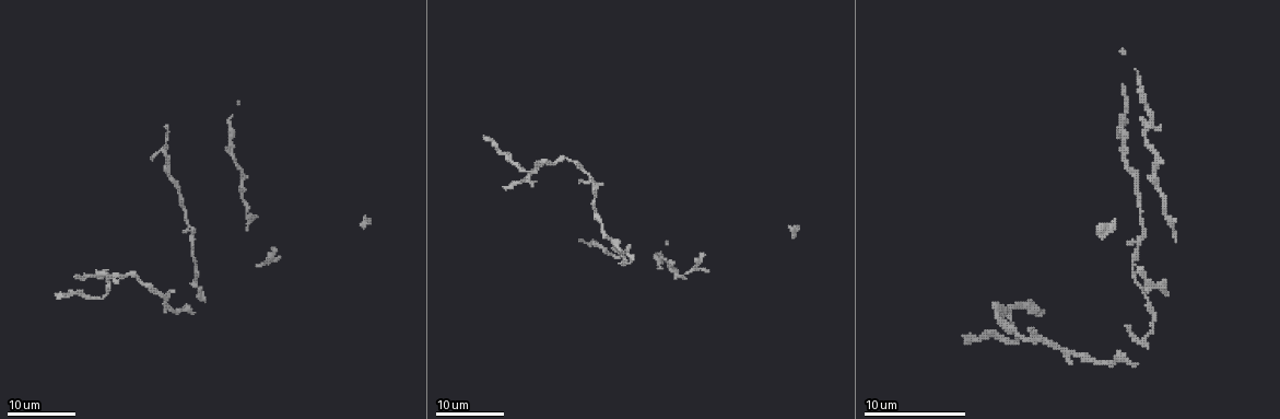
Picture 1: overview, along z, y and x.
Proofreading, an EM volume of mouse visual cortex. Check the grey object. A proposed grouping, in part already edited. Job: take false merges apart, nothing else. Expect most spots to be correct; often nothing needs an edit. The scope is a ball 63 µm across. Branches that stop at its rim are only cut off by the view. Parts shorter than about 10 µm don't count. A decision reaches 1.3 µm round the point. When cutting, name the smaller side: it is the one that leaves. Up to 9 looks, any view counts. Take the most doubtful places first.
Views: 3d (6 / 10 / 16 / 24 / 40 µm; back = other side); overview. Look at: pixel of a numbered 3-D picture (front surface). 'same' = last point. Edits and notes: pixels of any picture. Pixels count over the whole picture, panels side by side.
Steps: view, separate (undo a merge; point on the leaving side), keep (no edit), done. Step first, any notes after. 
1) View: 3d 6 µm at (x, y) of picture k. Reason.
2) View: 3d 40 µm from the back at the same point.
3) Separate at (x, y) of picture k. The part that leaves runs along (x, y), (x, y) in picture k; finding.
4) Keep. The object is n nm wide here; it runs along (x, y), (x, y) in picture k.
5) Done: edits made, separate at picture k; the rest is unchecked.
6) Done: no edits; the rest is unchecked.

View: 3d 16 µm at (111, 277) of picture 1. Four-way junction.

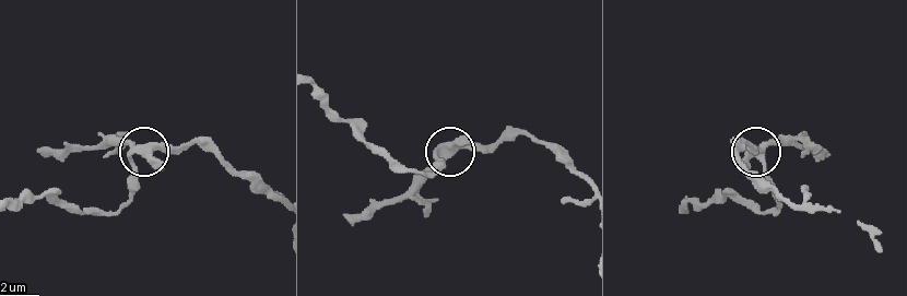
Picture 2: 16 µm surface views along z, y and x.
View: 3d 10 µm at (451, 147) of picture 2.

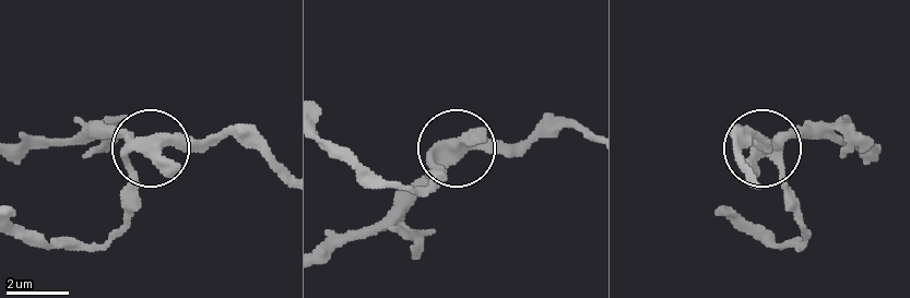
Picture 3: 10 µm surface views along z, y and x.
Keep. 4 arms meet here; continuous, no second neuron.

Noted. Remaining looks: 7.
View: 3d 24 µm at (592, 183) of picture 1. Sudden change in width.

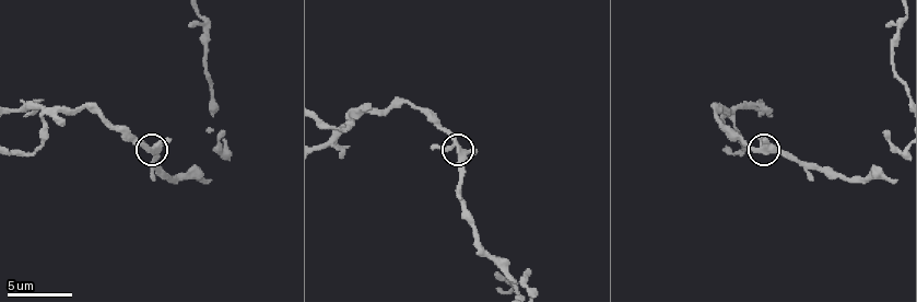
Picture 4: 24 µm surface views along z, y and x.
View: 3d 10 µm at (151, 150) of picture 4.

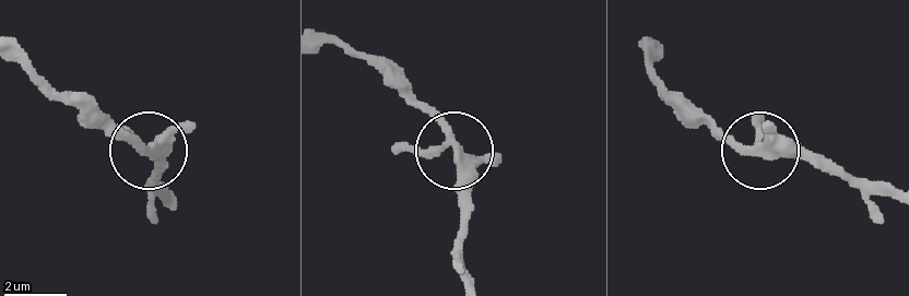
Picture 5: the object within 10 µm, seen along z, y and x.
Keep. It runs along (469, 282), (453, 141), (388, 72) in picture 5; continuous, no second neuron.

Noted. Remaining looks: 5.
View: 3d 6 µm at (815, 165) of picture 4. Small branch off a trunk.

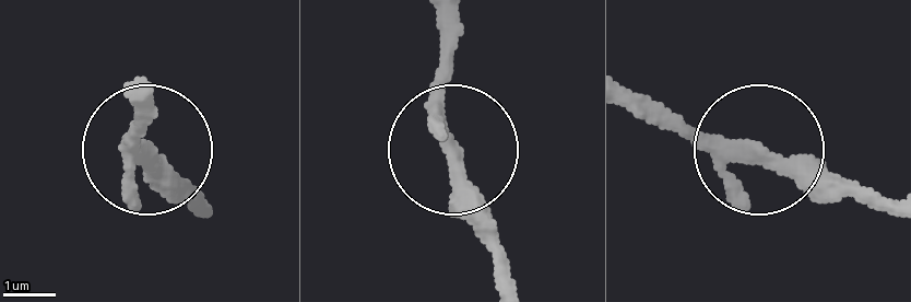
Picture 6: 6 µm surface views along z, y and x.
View: 3d 6 µm from the back at (141, 155) of picture 6.

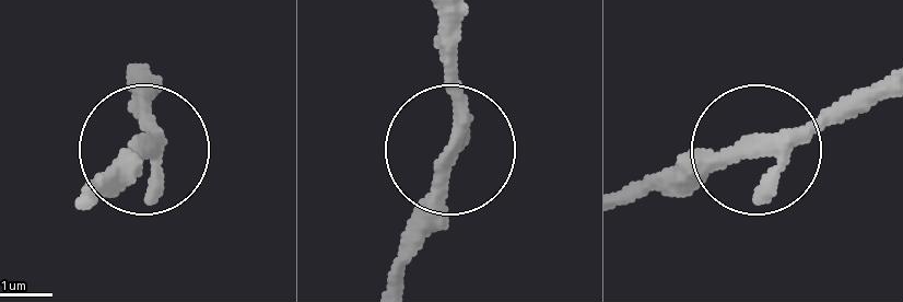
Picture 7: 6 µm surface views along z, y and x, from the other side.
Keep. It runs along (385, 283), (450, 140), (450, 22) in picture 7; continuous, no second neuron.

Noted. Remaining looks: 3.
View: 3d 10 µm at (116, 129) of picture 4. Sudden change in width.

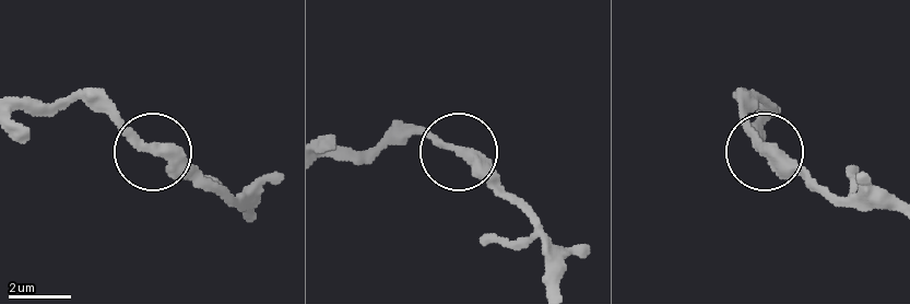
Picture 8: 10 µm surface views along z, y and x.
Keep. It runs along (246, 217), (238, 205), (167, 165), (99, 97) in picture 8; one neuron here.

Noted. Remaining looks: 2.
Done: no edits; the rest is unchecked.

